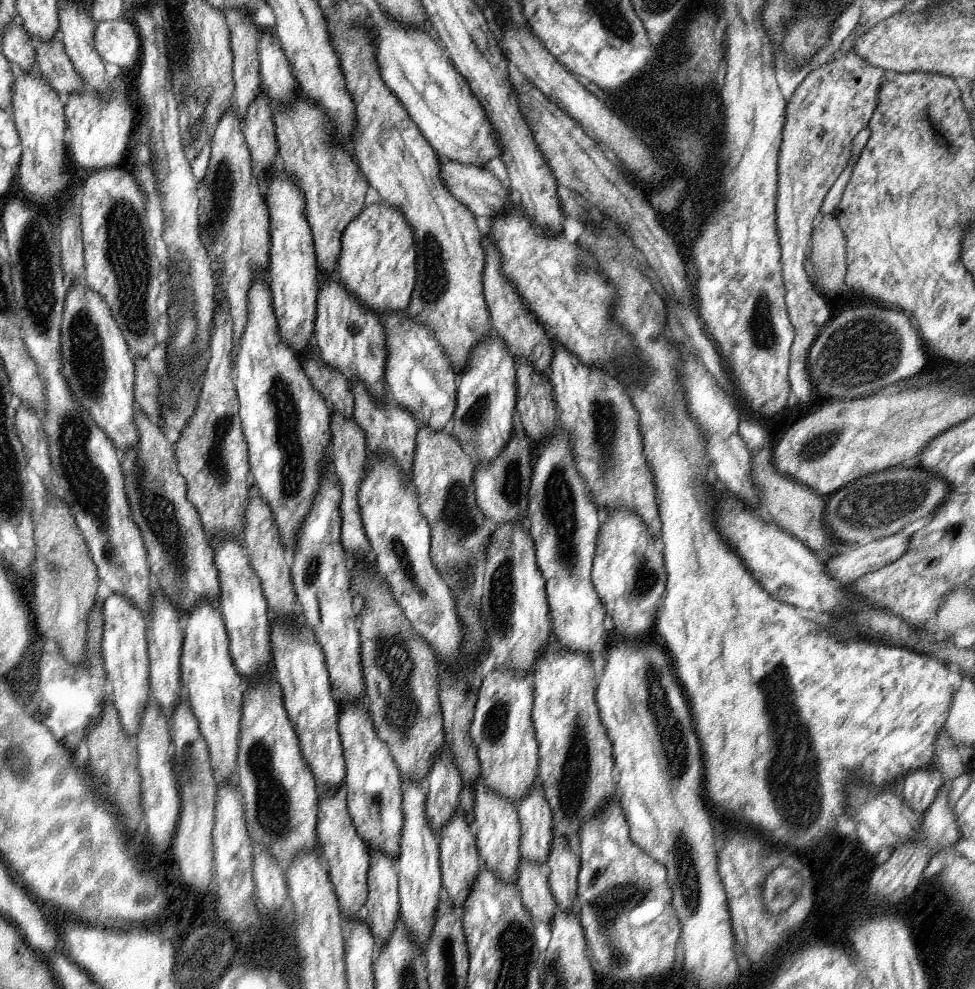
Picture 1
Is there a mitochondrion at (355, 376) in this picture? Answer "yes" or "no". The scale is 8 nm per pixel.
no

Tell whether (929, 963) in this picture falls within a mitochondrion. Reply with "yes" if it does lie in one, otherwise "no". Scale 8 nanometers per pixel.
no

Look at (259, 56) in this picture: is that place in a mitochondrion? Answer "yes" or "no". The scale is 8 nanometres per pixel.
no

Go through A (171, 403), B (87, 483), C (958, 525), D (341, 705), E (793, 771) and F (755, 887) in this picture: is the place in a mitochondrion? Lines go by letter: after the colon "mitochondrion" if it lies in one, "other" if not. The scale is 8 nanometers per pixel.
A: mitochondrion
B: mitochondrion
C: mitochondrion
D: other
E: mitochondrion
F: other

